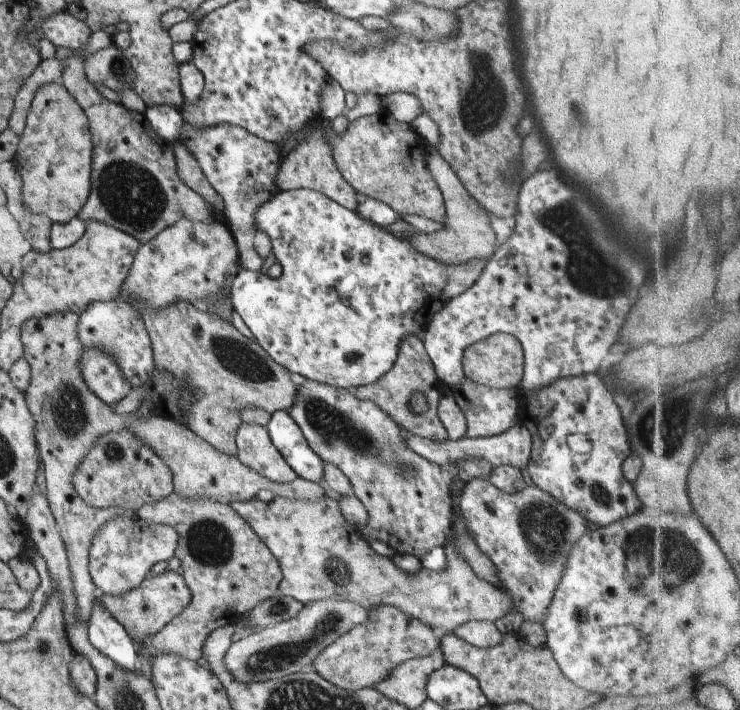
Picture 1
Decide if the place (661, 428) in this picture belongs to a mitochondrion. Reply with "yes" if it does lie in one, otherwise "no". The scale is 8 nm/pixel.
yes

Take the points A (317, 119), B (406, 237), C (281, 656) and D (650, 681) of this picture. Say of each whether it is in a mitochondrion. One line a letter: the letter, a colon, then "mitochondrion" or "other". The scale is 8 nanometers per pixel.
A: other
B: other
C: mitochondrion
D: other

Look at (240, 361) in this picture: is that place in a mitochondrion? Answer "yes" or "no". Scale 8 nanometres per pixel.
yes

